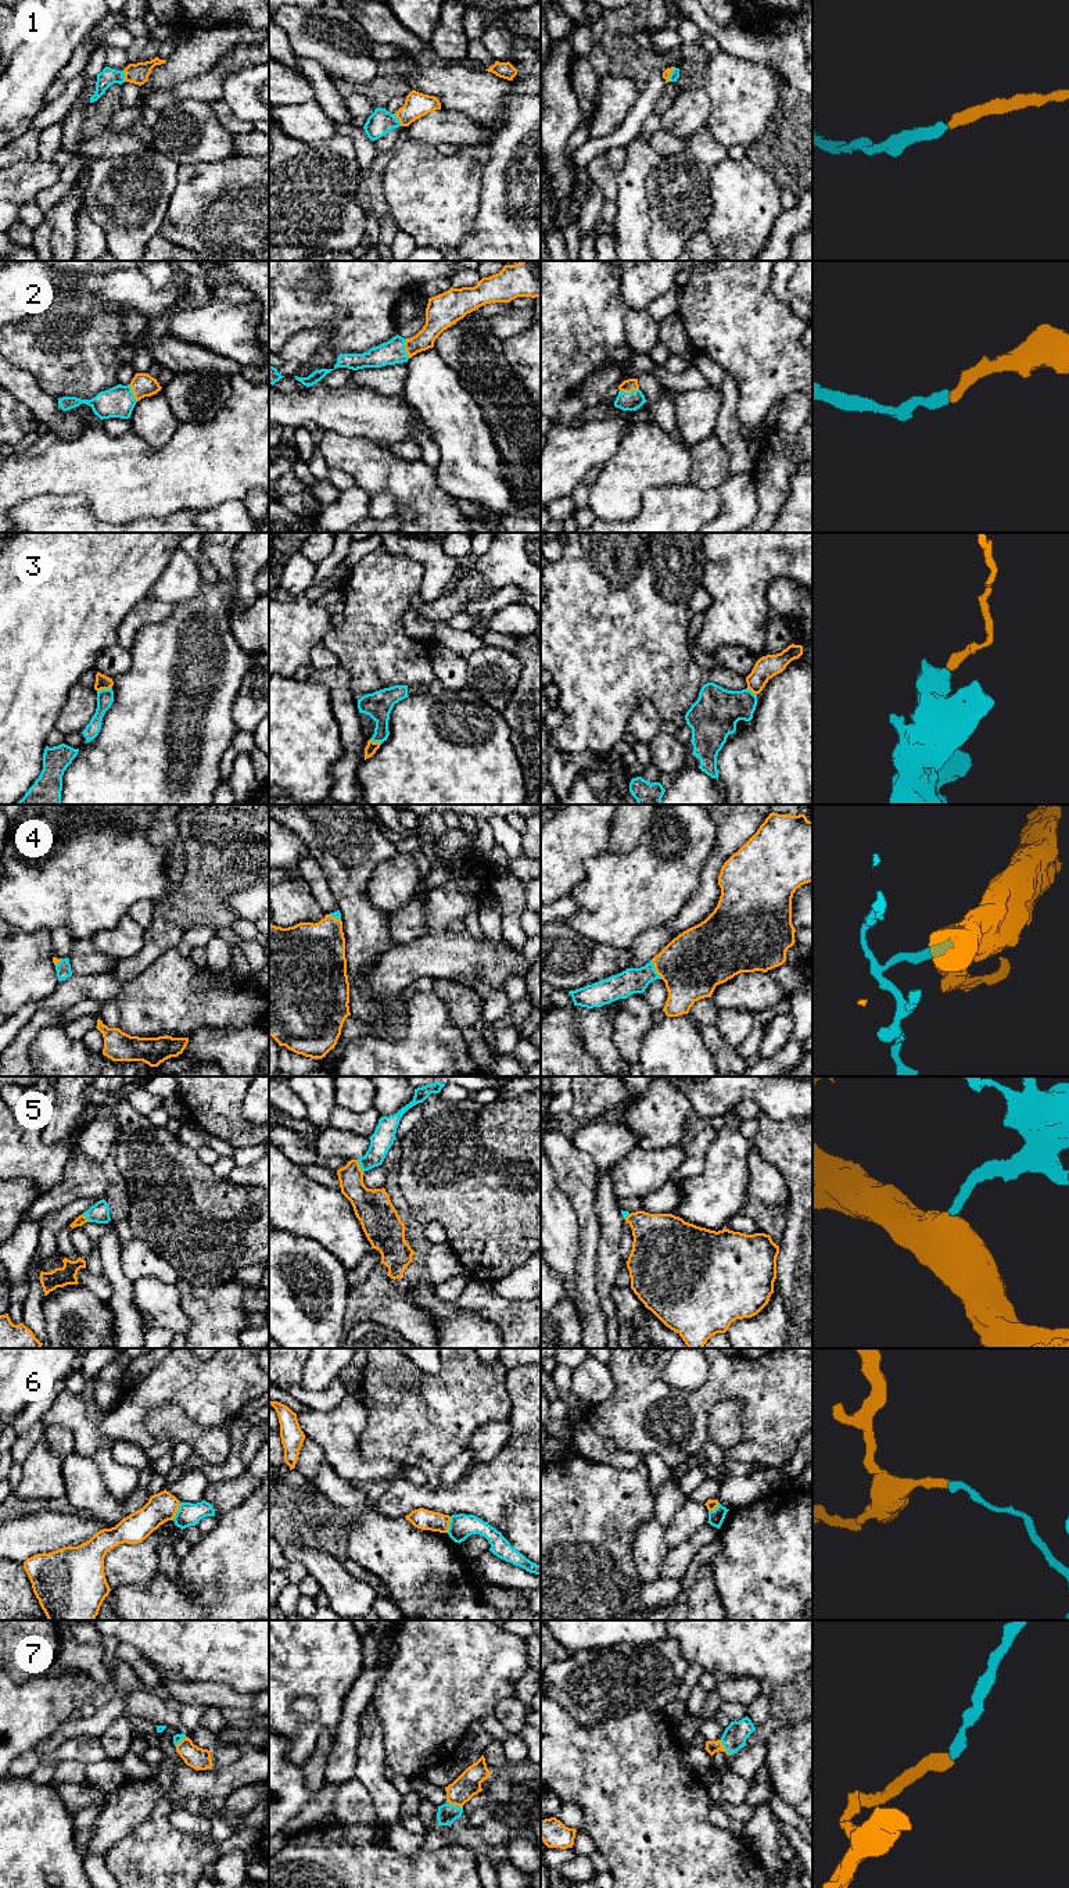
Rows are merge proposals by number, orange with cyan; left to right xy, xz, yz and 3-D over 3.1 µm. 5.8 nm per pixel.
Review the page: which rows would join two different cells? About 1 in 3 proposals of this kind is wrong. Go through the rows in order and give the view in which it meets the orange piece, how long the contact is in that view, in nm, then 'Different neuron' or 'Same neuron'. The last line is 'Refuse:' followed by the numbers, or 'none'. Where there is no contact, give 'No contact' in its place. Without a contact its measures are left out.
1: Touches orange in xz. Shared border 80 nm. Same neuron
2: Touches orange in xz. Shared border 110 nm. Same neuron
3: Touches orange in xy. Shared border 90 nm. Different neuron
4: Touches orange in yz. Shared border 130 nm. Same neuron
5: Touches orange in xz. Shared border 80 nm. Same neuron
6: Touches orange in xy. Shared border 120 nm. Different neuron
7: Touches orange in xz. Shared border 100 nm. Same neuron
Refuse: 3, 6

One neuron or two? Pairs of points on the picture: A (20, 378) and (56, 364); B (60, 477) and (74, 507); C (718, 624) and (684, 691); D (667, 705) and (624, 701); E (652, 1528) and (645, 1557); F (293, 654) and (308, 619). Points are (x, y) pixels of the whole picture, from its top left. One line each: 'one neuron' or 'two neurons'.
A: two neurons
B: two neurons
C: two neurons
D: one neuron
E: one neuron
F: one neuron

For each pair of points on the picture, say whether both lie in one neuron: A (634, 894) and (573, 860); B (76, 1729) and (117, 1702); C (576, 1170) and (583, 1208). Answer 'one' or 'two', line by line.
A: two
B: one
C: one

